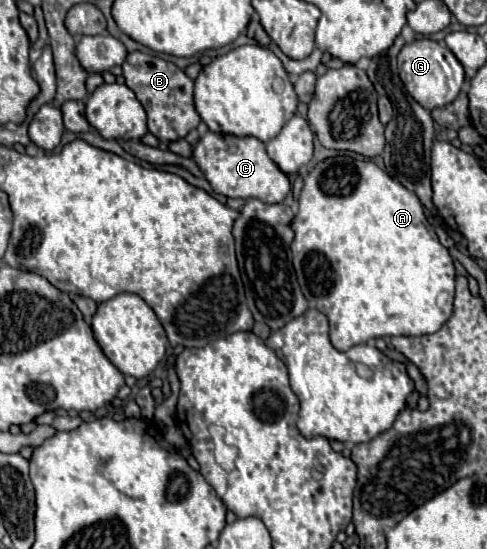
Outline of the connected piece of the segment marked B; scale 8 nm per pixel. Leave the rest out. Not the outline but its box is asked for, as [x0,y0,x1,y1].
[123,51,201,143]

